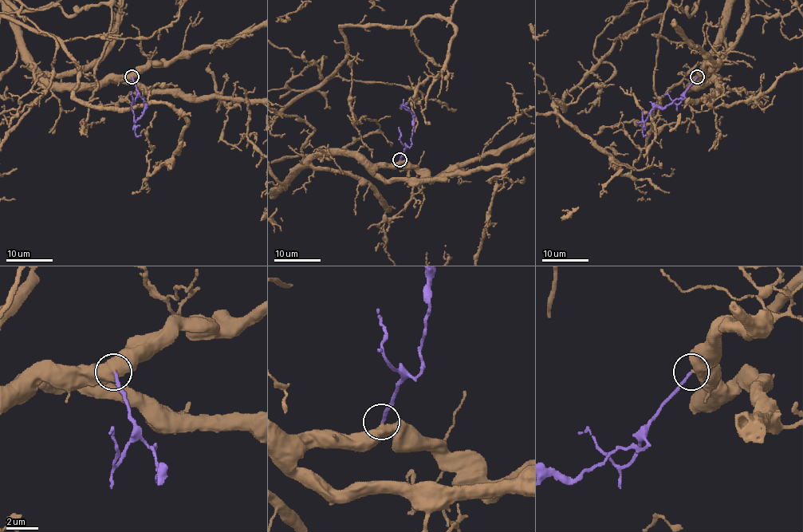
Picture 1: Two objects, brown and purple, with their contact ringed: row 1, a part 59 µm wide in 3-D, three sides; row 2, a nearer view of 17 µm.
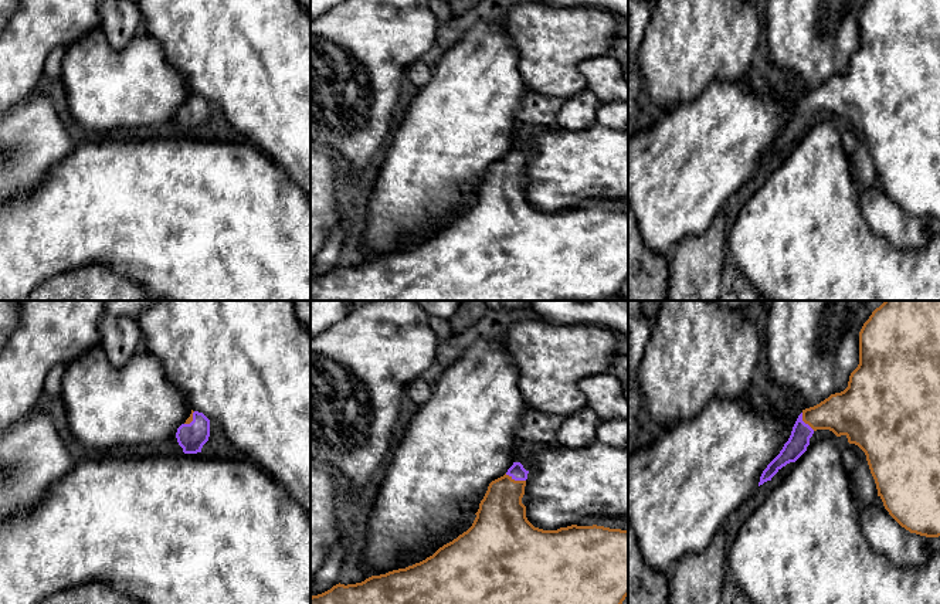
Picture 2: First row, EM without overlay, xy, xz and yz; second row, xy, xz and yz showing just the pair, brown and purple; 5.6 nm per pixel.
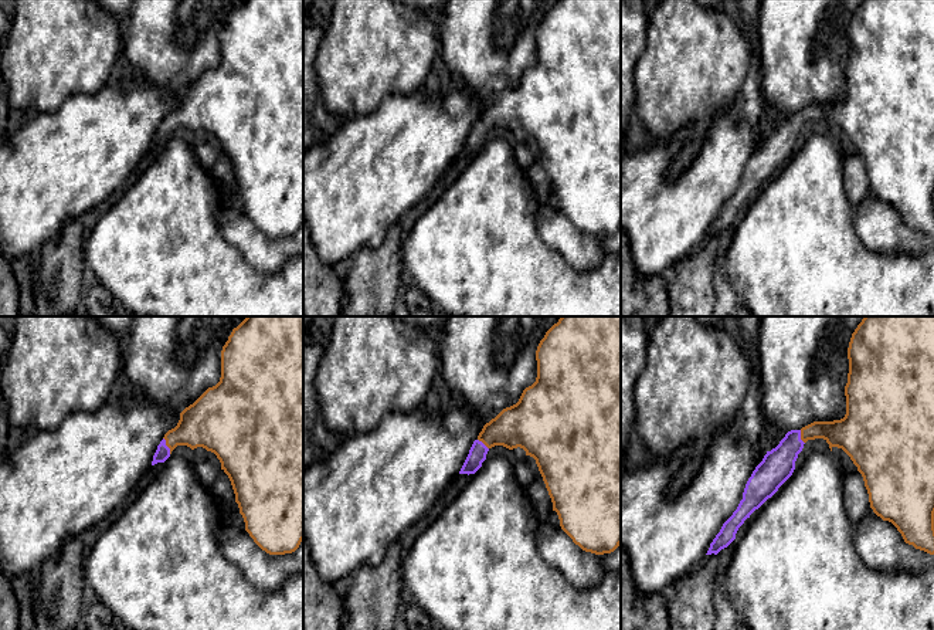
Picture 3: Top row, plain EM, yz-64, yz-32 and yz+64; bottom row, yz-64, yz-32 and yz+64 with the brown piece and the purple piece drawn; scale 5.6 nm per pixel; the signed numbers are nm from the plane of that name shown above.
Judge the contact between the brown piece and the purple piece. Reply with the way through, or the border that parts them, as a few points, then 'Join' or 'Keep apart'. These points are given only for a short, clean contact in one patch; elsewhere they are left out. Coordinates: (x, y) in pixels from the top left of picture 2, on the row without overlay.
Path across: xz (501, 203), (502, 182), (513, 162), (516, 153). Join

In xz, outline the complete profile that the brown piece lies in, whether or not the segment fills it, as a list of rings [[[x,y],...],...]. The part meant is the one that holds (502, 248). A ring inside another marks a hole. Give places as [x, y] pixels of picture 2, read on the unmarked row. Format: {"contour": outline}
{"contour": [[[513,145],[508,155],[492,163],[472,208],[452,224],[440,230],[425,242],[380,258],[371,258],[356,267],[336,267],[330,272],[310,279],[310,301],[610,301],[620,295],[621,286],[628,278],[628,213],[604,208],[571,207],[557,213],[535,210],[526,200],[526,189],[522,186],[529,153],[520,145]]]}

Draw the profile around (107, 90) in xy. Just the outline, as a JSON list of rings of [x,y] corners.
[[[101,26],[65,48],[60,79],[75,126],[95,136],[111,135],[113,130],[122,129],[160,128],[176,119],[177,111],[191,96],[184,77],[166,61],[163,48],[155,37],[135,35],[123,48],[115,50],[108,43]]]

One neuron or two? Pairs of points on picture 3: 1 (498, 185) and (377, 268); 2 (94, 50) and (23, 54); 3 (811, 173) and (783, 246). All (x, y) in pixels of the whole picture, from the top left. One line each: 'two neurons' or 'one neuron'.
1: two neurons
2: one neuron
3: one neuron

